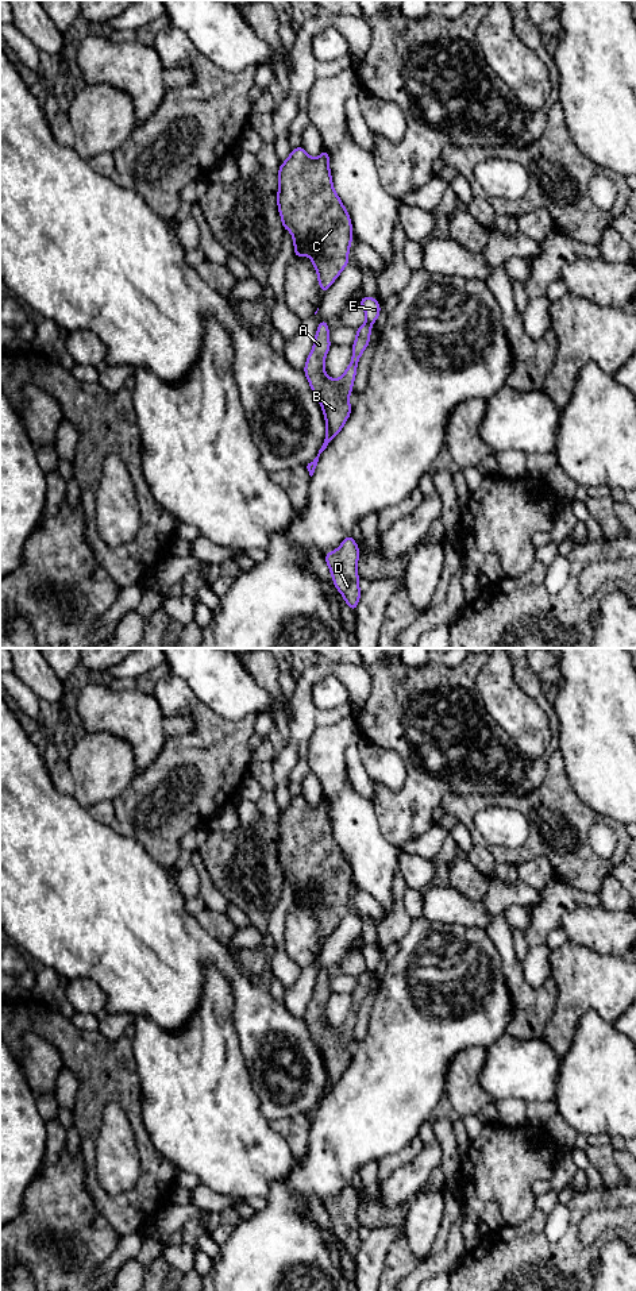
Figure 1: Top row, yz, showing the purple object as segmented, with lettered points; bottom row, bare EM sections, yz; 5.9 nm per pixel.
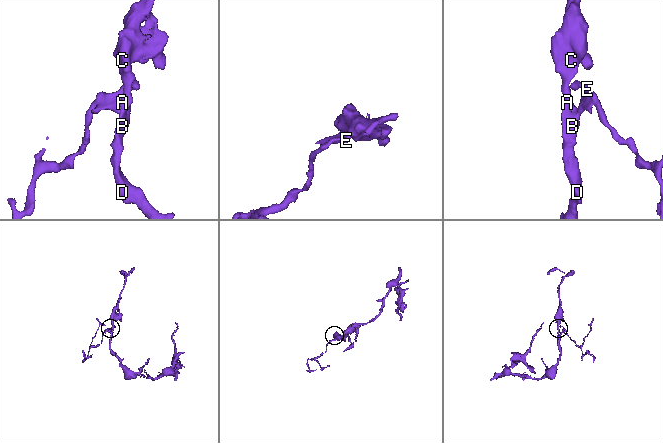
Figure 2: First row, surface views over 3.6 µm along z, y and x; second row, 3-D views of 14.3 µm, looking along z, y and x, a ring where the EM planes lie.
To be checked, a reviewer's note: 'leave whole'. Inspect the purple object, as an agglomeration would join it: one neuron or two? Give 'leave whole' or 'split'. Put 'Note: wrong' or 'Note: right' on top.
Note: right
leave whole

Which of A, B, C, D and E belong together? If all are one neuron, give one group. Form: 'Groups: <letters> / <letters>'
Groups: A B C D E

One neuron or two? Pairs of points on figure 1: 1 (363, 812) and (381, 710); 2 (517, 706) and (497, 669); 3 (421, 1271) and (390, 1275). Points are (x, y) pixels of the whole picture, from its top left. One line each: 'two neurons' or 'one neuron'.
1: two neurons
2: one neuron
3: two neurons

